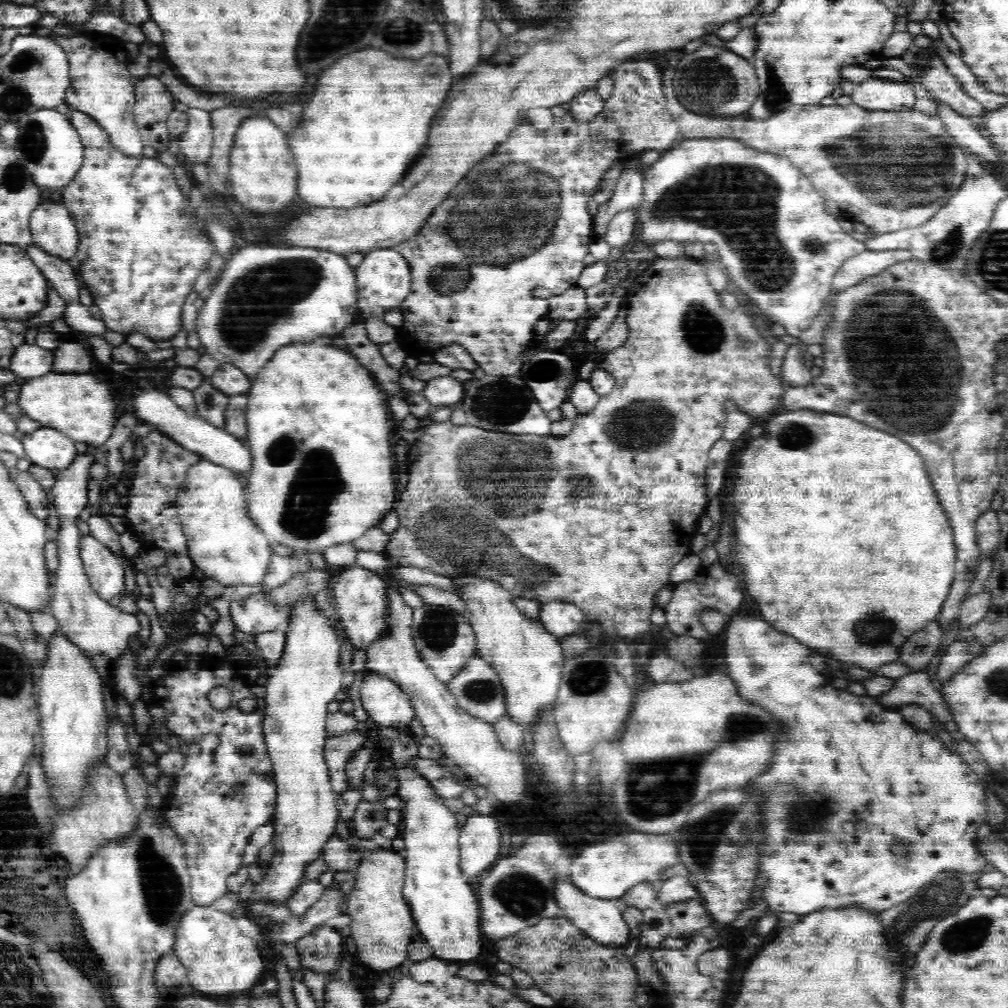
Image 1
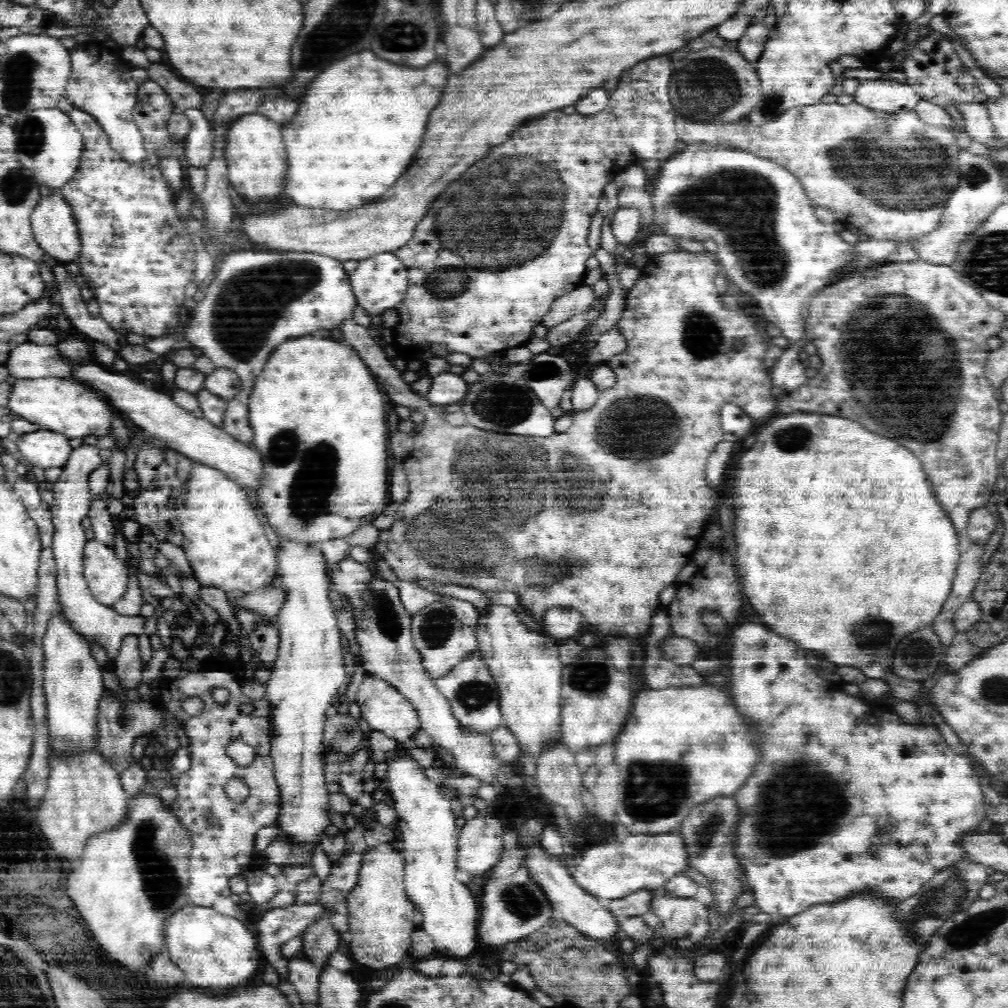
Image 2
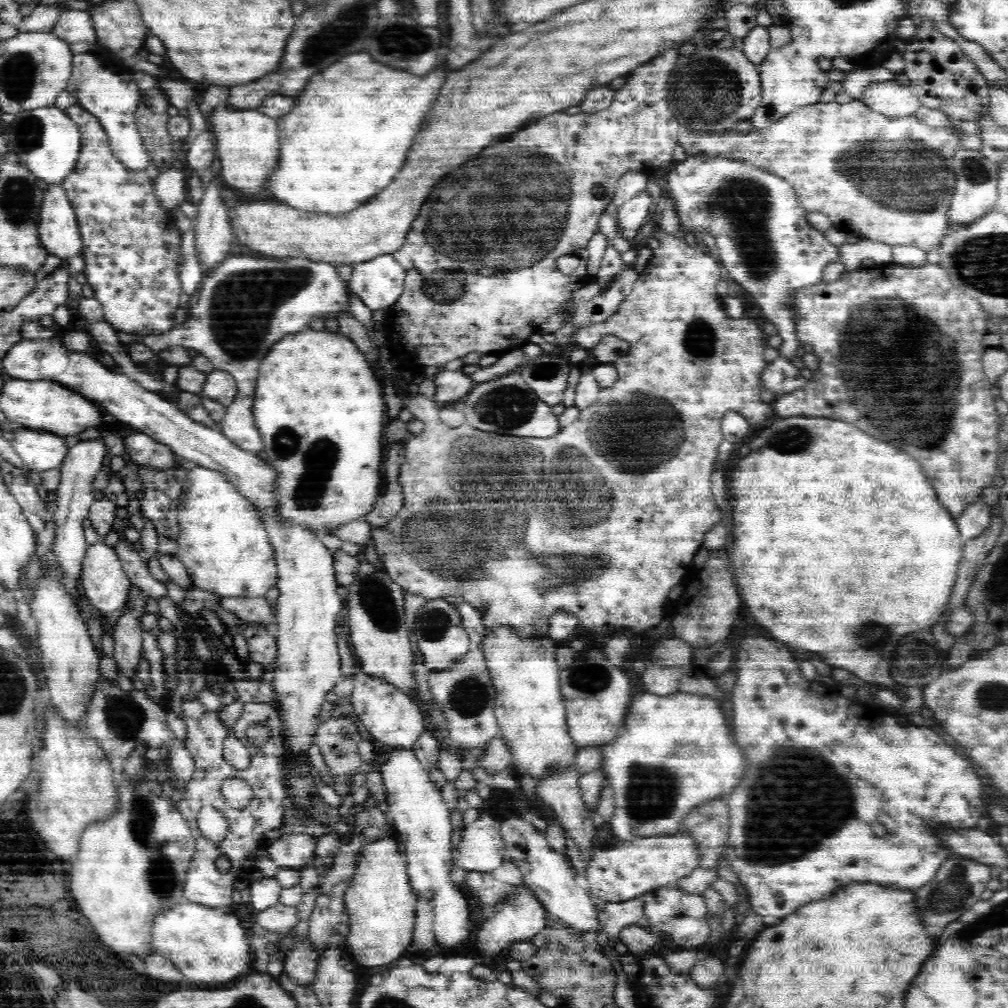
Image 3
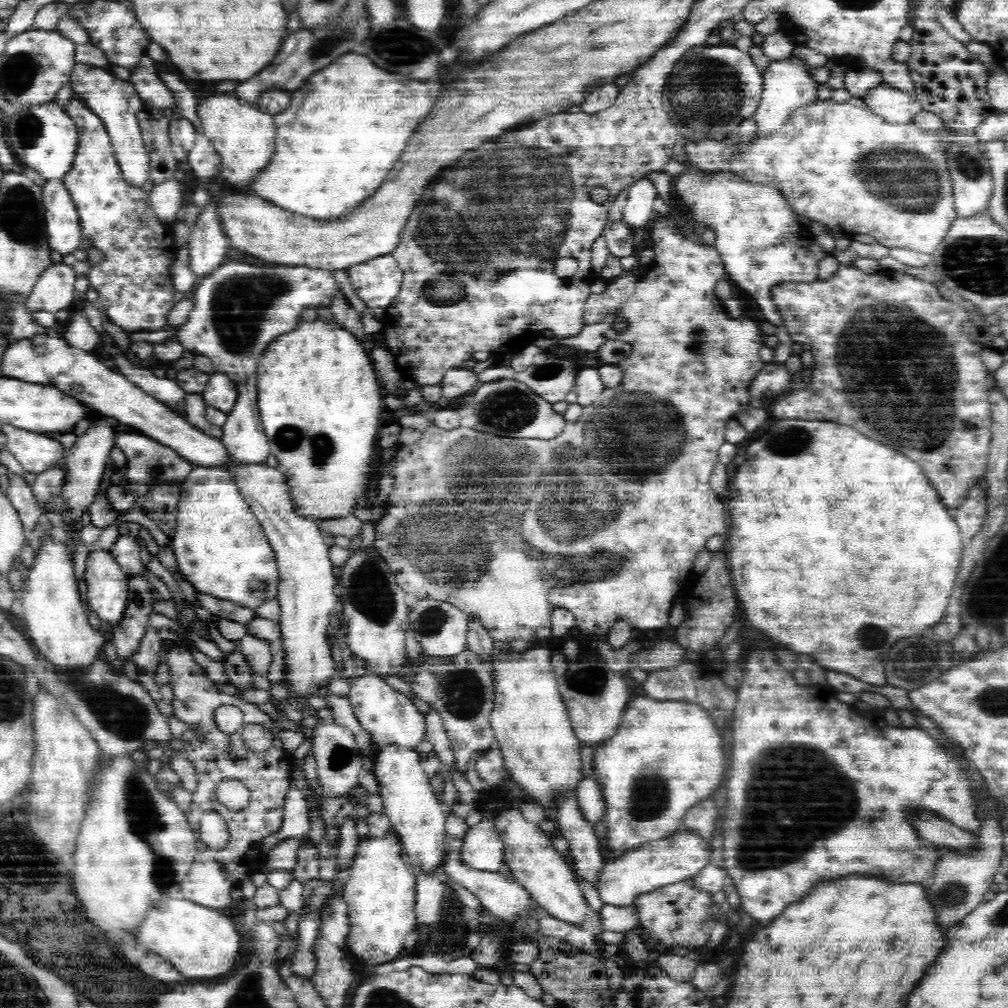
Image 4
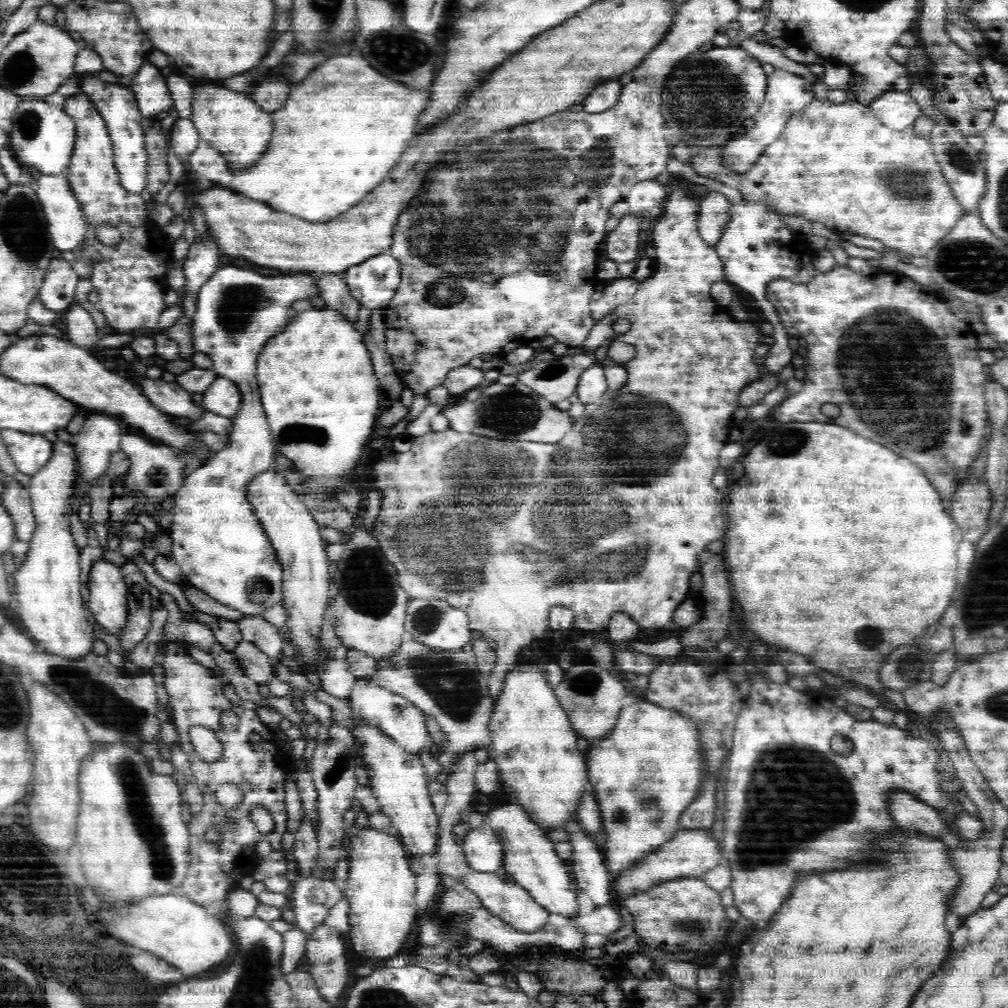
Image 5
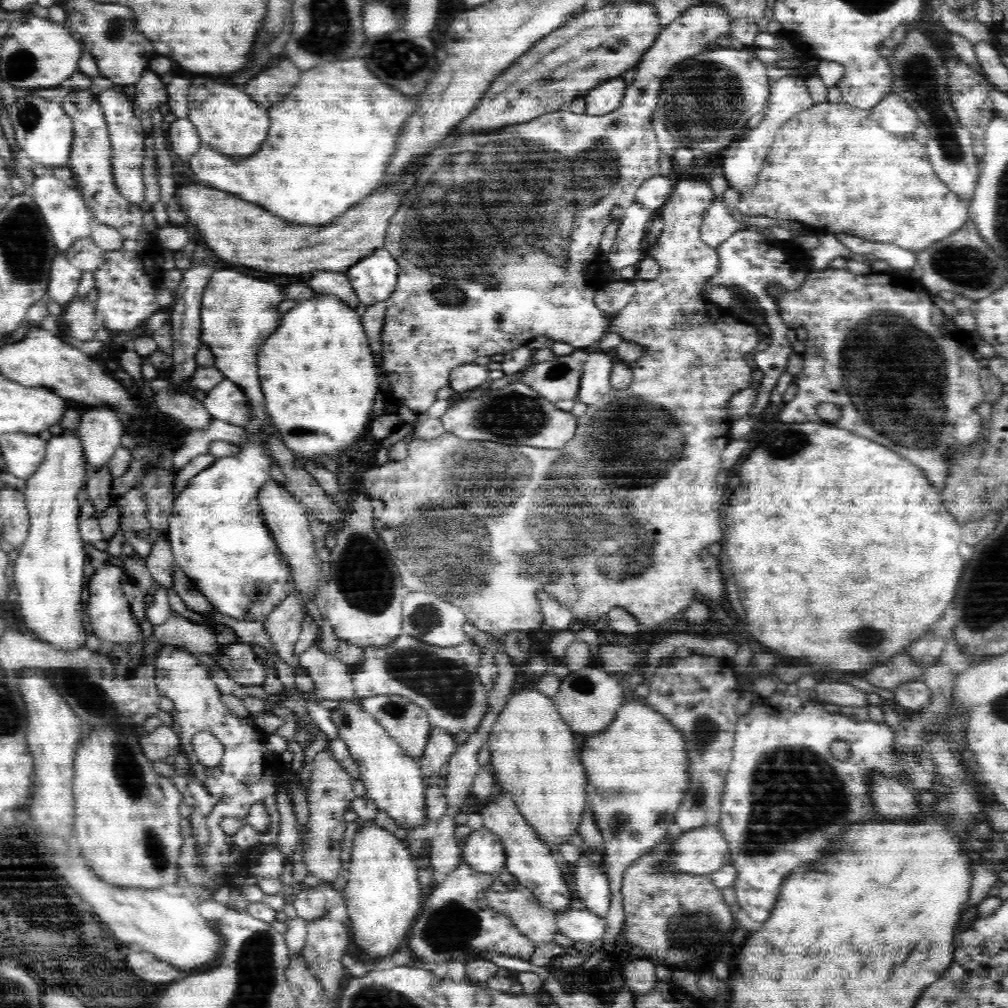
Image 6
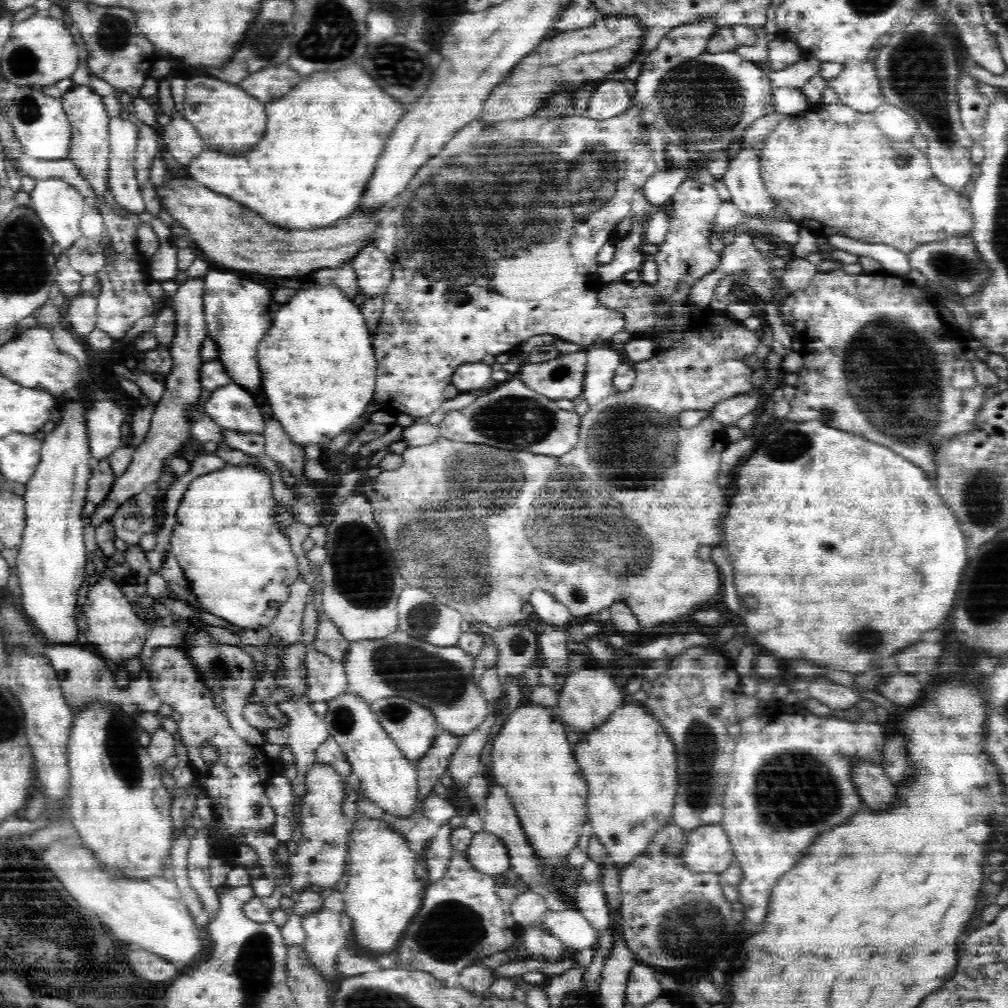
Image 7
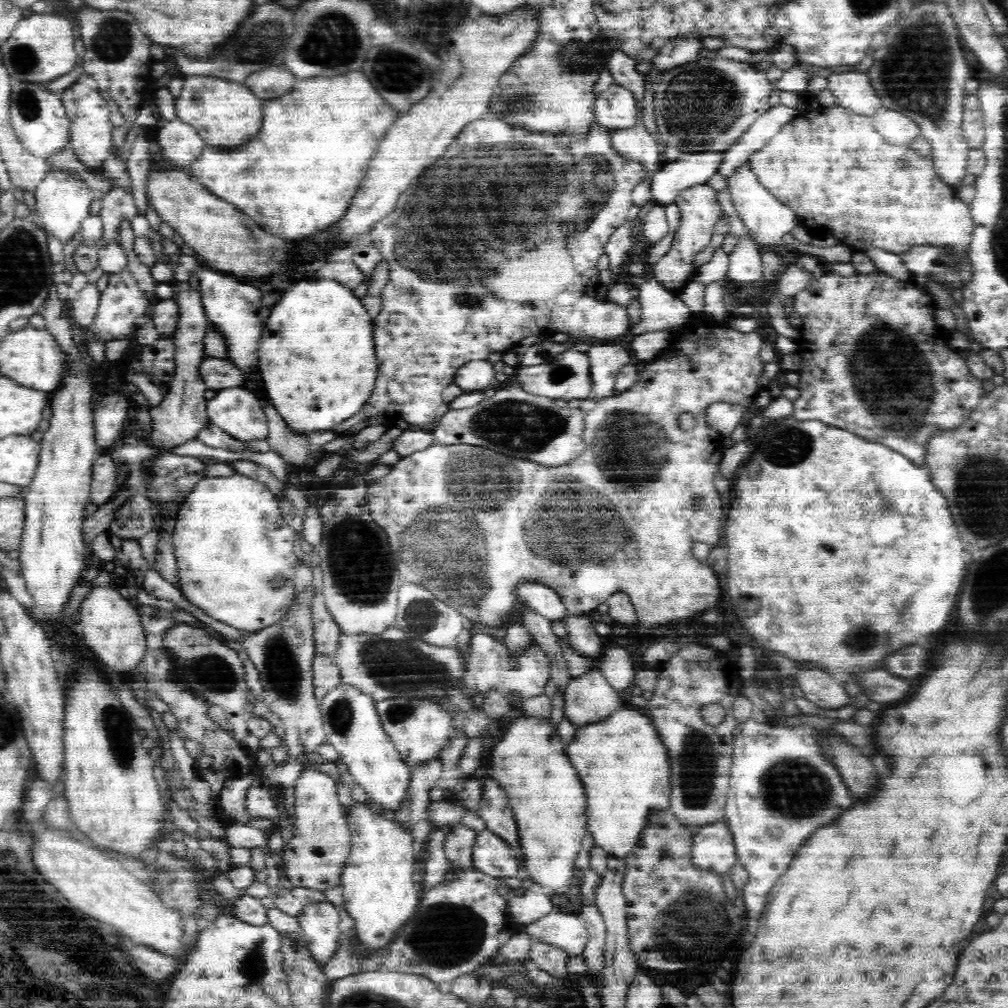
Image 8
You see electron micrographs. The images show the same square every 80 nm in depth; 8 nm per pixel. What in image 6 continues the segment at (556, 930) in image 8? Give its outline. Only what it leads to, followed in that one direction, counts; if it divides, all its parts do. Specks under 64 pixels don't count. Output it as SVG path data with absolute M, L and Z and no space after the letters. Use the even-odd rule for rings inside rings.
M571 906L555 914L555 923L557 930L574 943L593 943L603 937L607 927L606 918Z

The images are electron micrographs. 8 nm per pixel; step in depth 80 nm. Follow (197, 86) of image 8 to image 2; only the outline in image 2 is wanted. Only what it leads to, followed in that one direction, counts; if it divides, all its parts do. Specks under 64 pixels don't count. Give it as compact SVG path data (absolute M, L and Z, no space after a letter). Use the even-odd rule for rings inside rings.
M250 114L238 116L227 128L224 150L224 159L228 167L228 180L234 190L250 202L272 202L278 196L282 196L282 184L286 188L286 168L288 168L288 154L284 147L284 138L282 138L280 124L273 122L270 118L260 114Z

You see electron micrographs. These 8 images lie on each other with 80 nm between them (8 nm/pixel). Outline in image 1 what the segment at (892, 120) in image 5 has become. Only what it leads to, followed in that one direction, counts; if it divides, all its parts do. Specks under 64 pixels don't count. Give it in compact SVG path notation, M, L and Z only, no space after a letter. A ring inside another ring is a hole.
M878 77L854 86L853 104L868 111L902 111L913 109L919 94L917 88L906 82L894 82Z

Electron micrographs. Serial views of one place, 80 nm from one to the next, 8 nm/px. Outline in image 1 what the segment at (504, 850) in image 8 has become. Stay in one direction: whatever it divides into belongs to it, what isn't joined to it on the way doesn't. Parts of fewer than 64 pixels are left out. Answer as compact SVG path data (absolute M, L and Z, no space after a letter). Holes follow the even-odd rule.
M492 815L468 816L459 832L459 865L468 877L479 876L500 856L500 824Z

